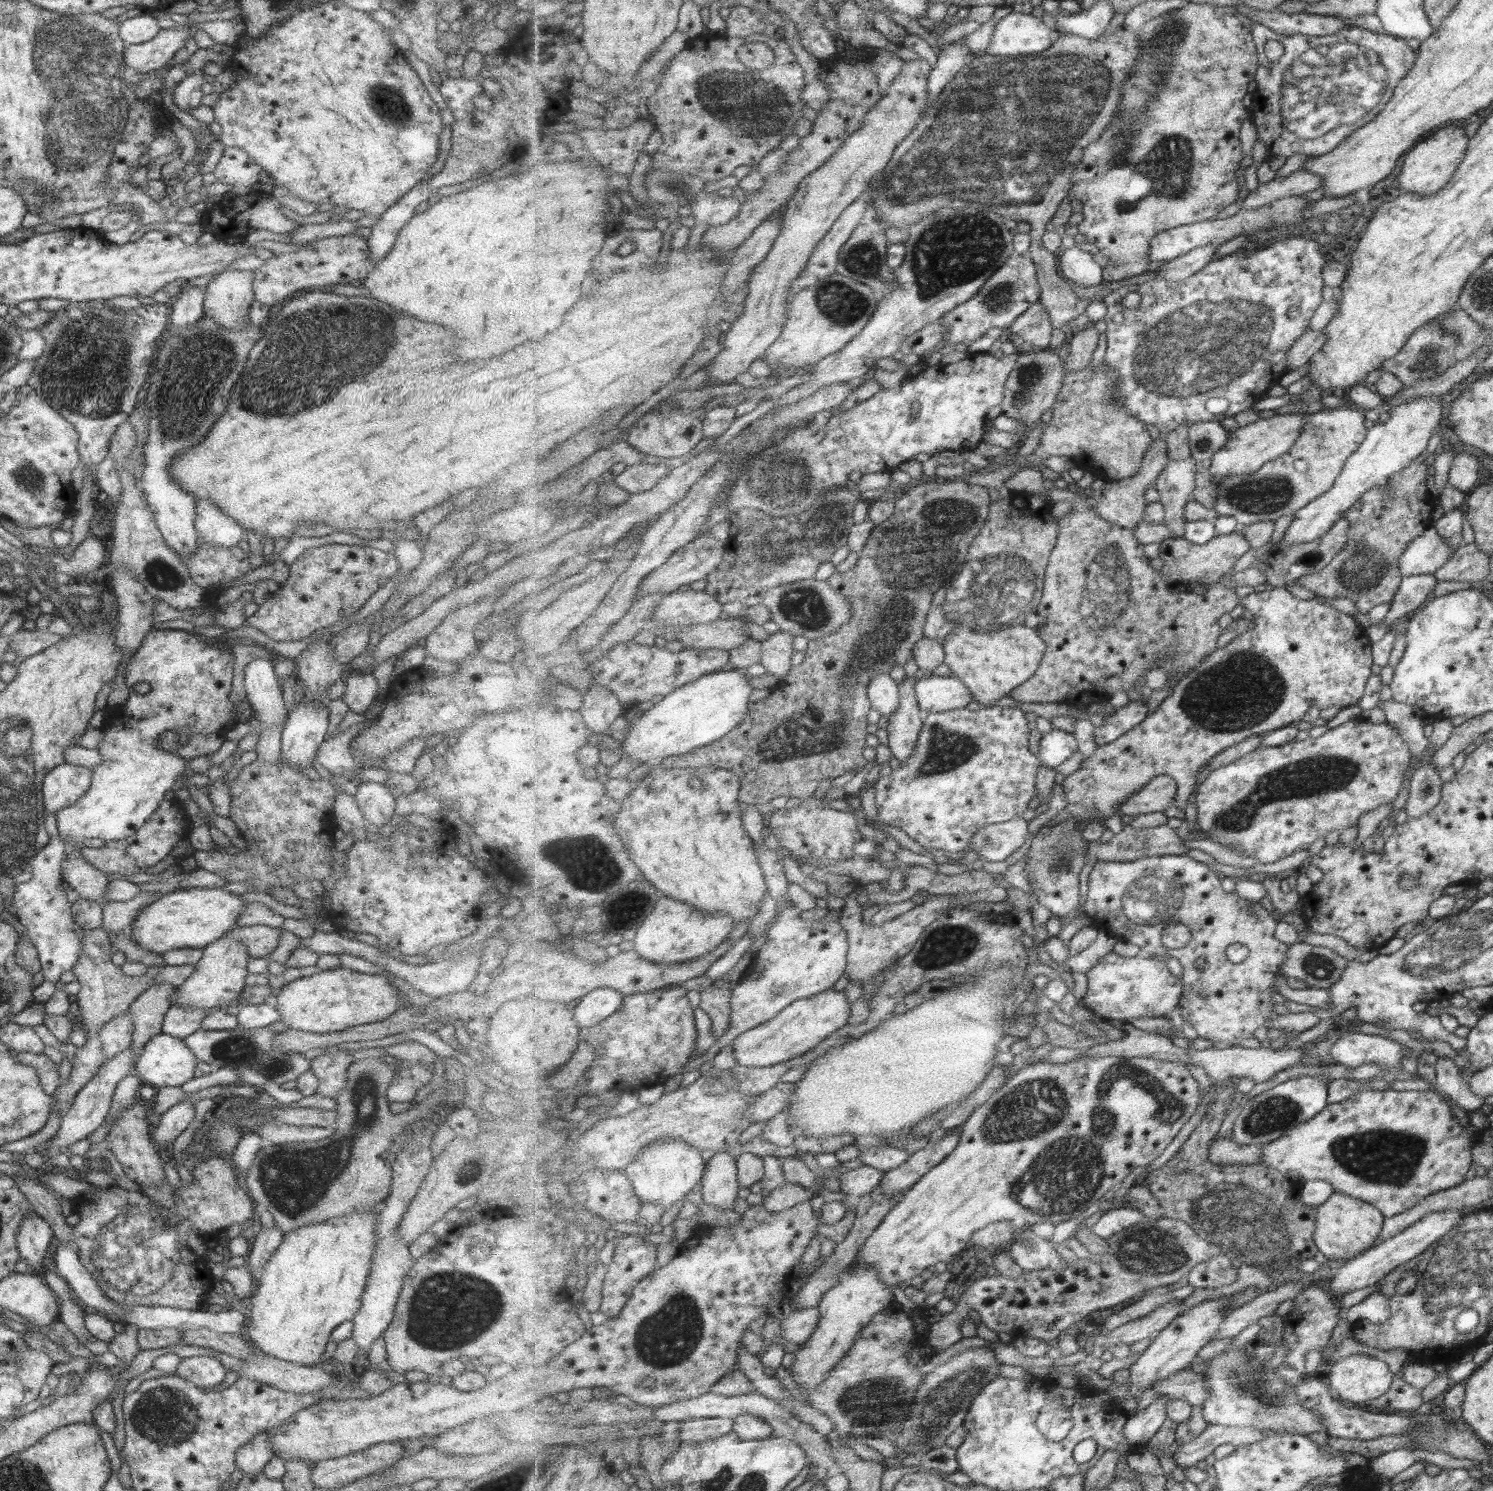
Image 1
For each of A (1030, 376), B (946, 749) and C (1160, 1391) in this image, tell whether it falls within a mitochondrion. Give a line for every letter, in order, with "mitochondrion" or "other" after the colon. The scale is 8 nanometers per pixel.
A: mitochondrion
B: mitochondrion
C: other

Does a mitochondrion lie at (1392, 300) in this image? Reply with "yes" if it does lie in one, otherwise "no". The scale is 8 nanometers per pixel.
no

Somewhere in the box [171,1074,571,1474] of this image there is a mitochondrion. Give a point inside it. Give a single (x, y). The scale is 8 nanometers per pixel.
(449, 1309)

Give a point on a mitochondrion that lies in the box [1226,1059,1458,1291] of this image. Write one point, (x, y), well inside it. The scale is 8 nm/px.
(1390, 1158)

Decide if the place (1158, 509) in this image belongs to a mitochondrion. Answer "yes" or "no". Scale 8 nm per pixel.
no

